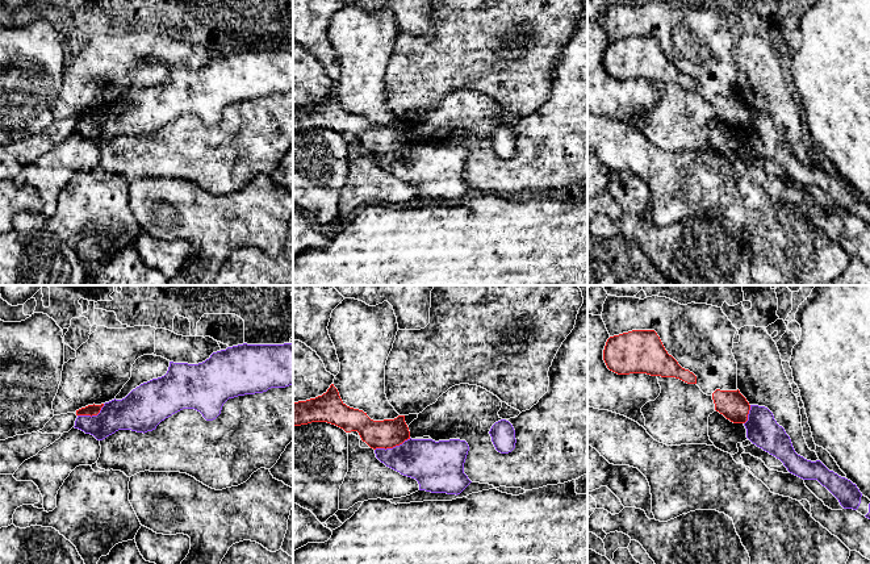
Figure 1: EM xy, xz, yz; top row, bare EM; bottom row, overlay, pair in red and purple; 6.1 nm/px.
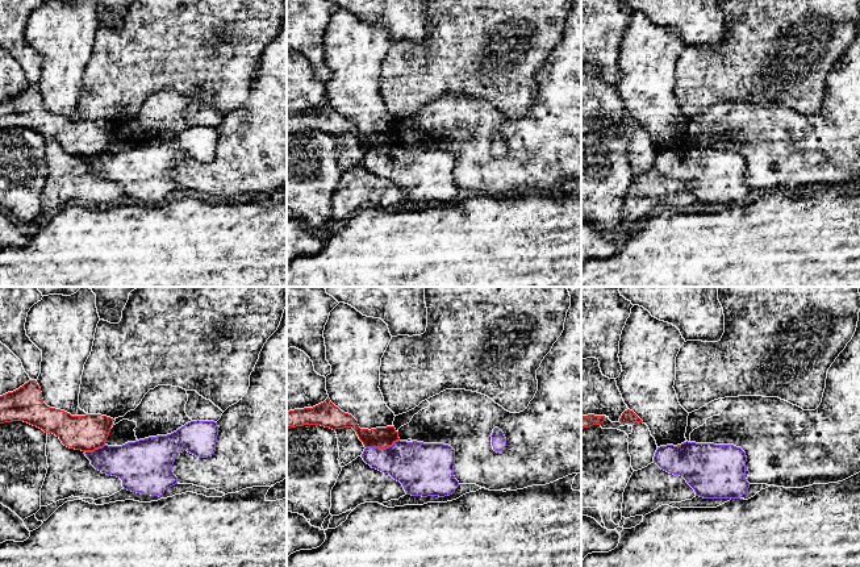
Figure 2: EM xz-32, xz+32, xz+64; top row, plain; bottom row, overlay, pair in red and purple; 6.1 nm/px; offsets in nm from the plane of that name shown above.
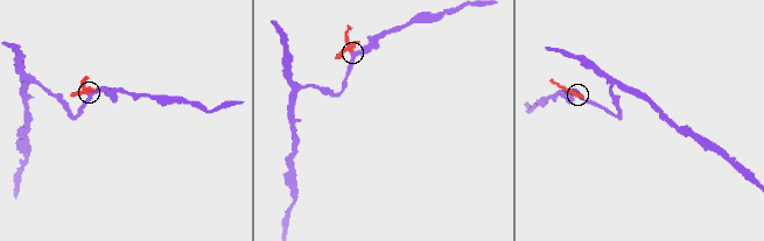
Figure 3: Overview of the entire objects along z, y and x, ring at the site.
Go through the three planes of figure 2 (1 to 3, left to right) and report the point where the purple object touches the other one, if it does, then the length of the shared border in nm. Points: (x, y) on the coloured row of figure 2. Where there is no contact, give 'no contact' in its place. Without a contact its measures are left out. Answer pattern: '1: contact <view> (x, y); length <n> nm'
1: contact xz-32 (95, 447); length 130 nm
2: contact xz+32 (382, 447); length 220 nm
3: no contact

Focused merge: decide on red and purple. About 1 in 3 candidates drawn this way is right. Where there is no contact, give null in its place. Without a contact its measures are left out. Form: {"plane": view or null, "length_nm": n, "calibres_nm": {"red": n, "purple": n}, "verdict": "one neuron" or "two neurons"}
{"plane": "xz", "length_nm": 240, "calibres_nm": {"red": 180, "purple": 260}, "verdict": "two neurons"}

